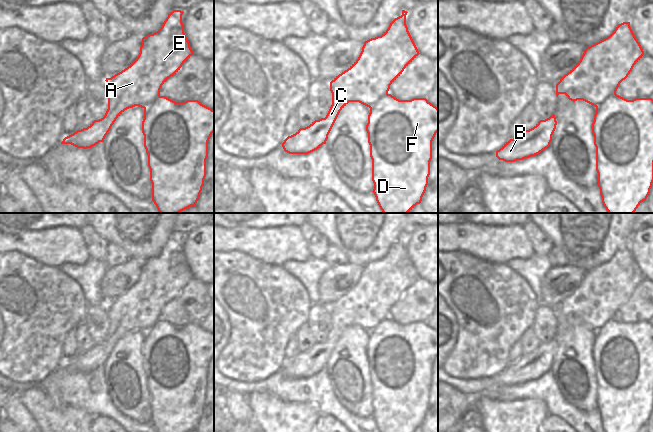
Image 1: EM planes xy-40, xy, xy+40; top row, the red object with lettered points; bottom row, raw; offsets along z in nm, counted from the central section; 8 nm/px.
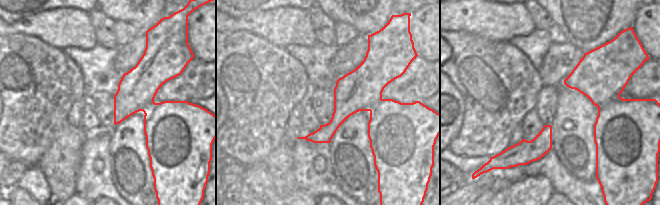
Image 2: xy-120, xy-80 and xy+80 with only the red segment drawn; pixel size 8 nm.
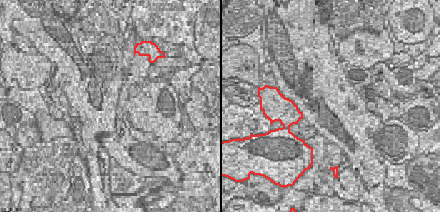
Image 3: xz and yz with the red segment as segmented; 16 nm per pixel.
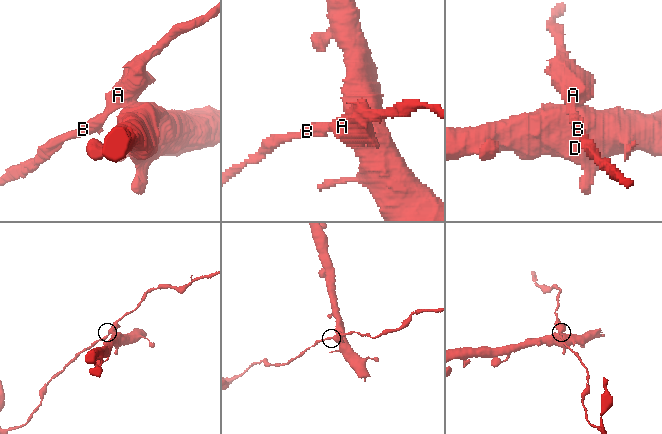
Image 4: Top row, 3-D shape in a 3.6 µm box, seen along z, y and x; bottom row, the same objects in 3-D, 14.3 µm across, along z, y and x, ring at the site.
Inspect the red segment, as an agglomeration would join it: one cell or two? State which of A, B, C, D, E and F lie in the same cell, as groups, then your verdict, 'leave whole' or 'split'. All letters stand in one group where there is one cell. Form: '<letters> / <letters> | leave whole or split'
A B C E / D F | split

